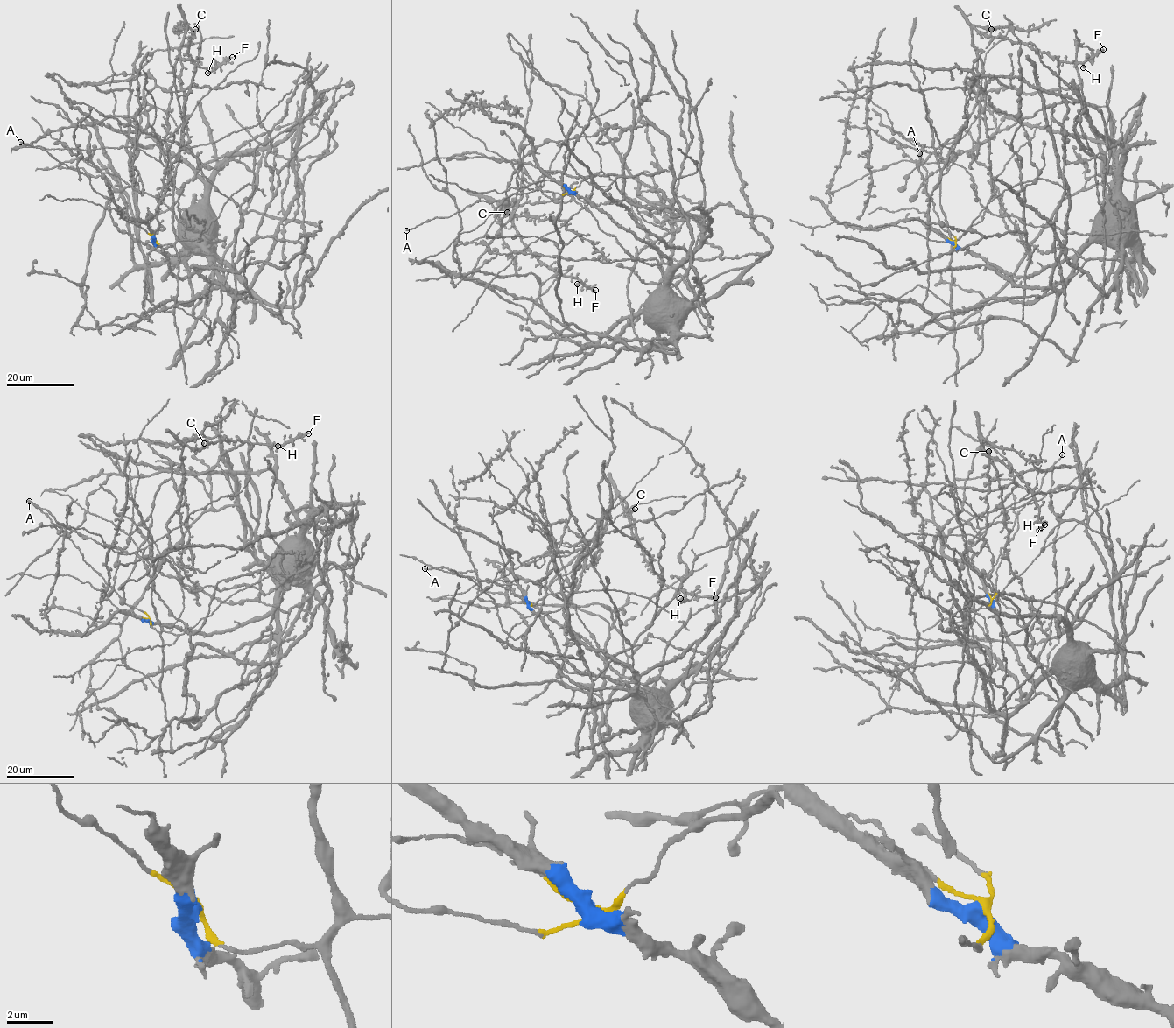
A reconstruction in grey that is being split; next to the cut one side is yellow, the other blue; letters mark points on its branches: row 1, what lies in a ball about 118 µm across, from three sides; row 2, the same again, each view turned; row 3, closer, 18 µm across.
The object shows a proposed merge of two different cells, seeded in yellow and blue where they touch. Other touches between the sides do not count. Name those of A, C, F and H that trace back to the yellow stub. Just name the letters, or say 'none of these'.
A, C, F, H

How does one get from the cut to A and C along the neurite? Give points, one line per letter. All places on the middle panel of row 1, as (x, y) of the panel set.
A: (569, 191), (564, 194), (534, 190), (512, 193), (492, 202), (477, 200), (449, 217), (435, 217), (406, 230)
C: (569, 191), (592, 175), (590, 200), (565, 227), (551, 217), (539, 221), (508, 214), (493, 200), (507, 212)

